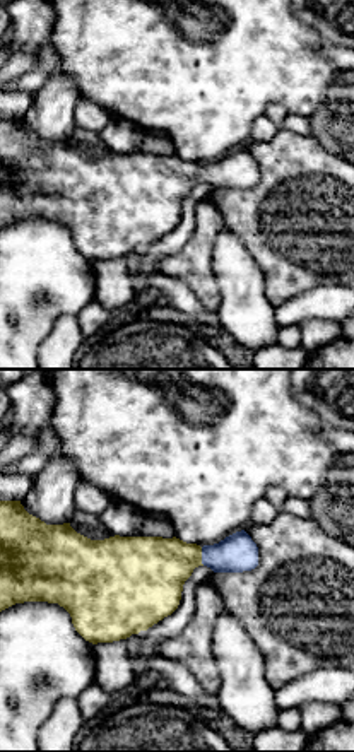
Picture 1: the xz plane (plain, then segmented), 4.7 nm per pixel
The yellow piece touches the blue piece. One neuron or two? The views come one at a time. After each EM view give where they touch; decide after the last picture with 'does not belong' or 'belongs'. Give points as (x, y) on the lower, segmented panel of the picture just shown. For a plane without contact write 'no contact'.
meets yellow at (200, 556)

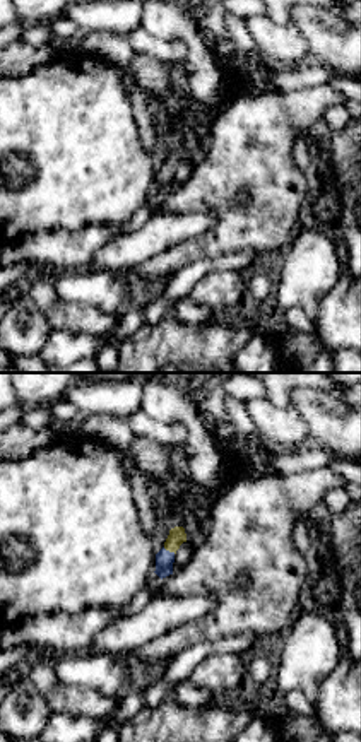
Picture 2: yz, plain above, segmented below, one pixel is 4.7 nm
meets yellow at (170, 551)

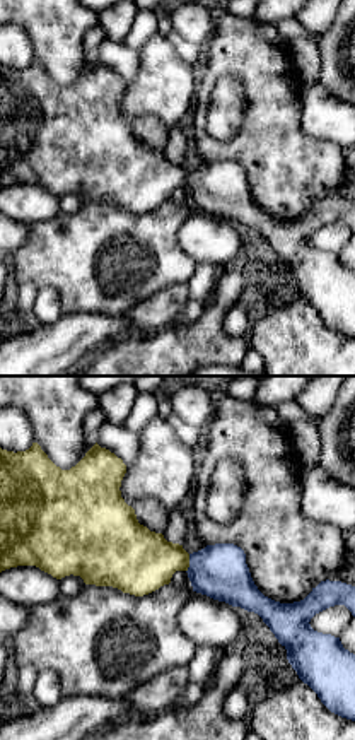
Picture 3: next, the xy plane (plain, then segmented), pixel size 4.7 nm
meets yellow at (188, 563)

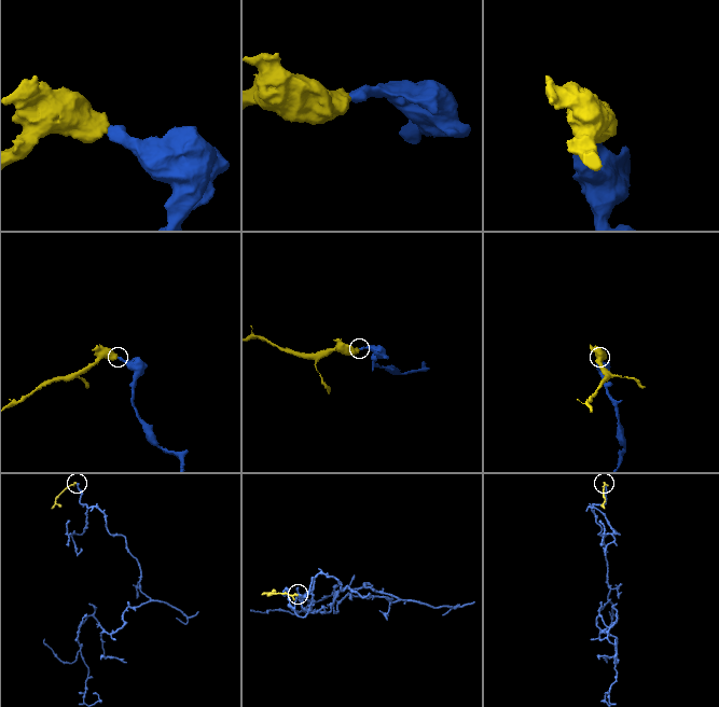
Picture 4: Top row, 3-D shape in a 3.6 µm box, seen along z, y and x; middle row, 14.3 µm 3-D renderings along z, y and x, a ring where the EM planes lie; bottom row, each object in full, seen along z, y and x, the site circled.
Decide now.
belongs

